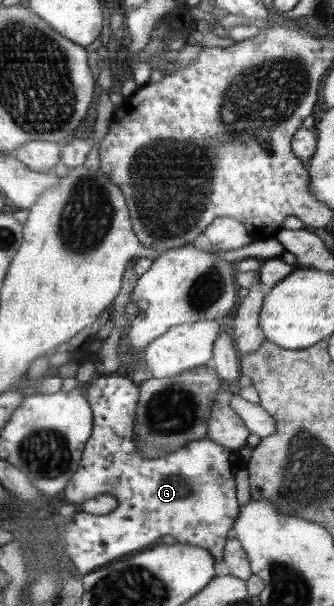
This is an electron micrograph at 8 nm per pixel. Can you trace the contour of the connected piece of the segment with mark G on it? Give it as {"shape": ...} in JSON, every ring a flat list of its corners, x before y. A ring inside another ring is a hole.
{"shape":[[119,372,111,375,98,375,89,383,86,396,94,411,94,430,81,460,79,471,64,489,61,499,66,503,81,505,100,495,114,495,118,500,117,509,109,515,93,515,79,511,73,520,63,528,66,552,72,561,72,571,76,576,100,570,107,563,121,559,123,555,139,553,149,549,147,545,159,543,163,535,175,537,175,541,185,545,198,545,208,549,216,561,224,561,226,545,233,534,240,516,236,475,239,470,248,467,239,455,213,439,193,441,174,452,165,452,150,458,140,448,135,435,137,410,140,407,140,386,130,375]]}

